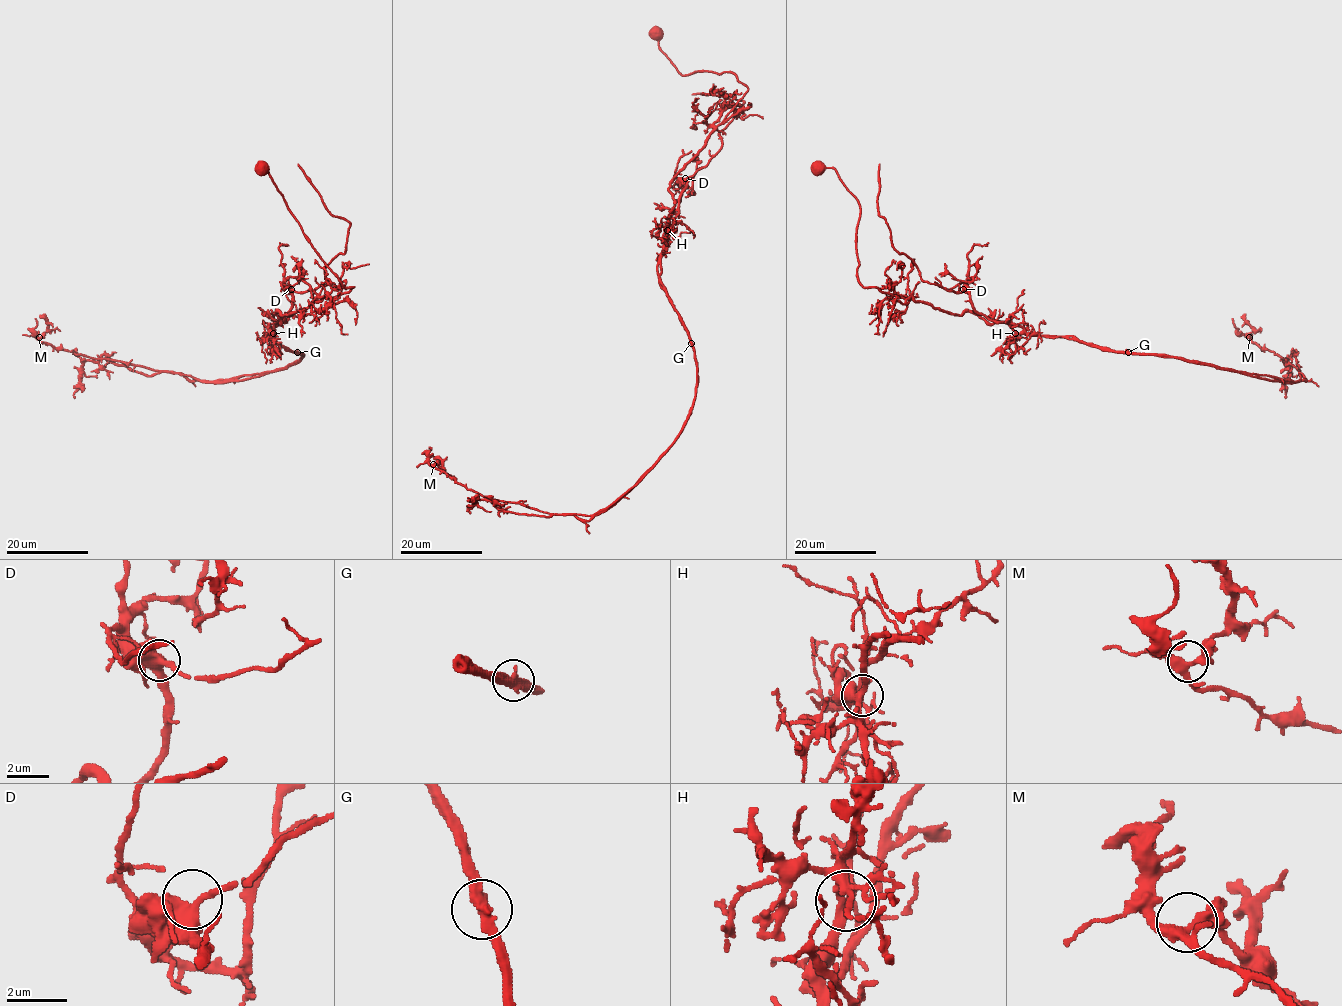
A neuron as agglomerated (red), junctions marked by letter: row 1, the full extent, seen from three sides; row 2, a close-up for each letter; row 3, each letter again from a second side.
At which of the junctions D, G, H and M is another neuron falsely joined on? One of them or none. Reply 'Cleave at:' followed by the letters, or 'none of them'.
Cleave at: G

